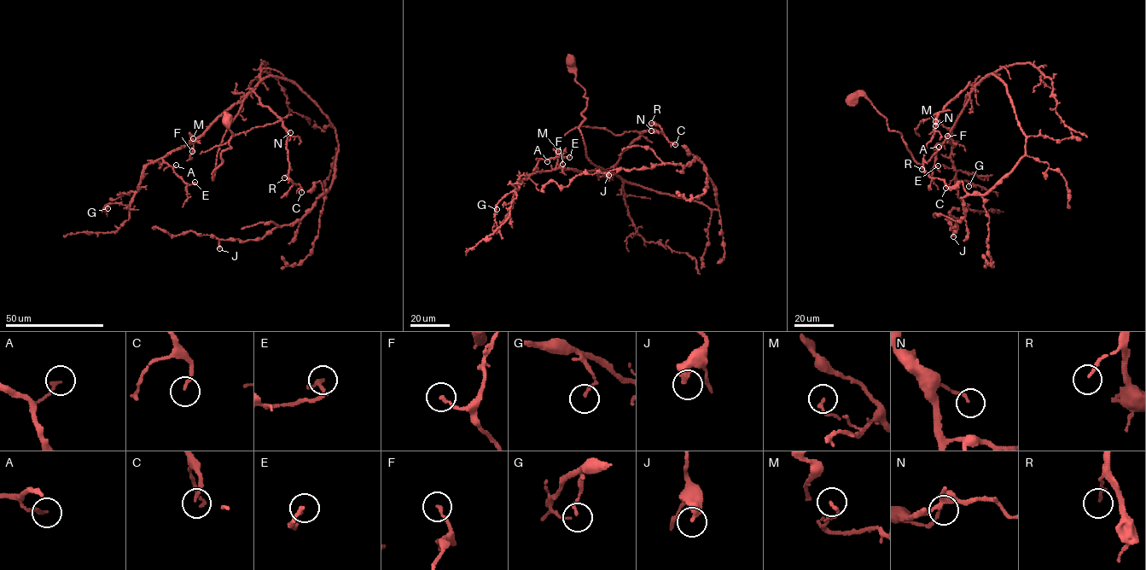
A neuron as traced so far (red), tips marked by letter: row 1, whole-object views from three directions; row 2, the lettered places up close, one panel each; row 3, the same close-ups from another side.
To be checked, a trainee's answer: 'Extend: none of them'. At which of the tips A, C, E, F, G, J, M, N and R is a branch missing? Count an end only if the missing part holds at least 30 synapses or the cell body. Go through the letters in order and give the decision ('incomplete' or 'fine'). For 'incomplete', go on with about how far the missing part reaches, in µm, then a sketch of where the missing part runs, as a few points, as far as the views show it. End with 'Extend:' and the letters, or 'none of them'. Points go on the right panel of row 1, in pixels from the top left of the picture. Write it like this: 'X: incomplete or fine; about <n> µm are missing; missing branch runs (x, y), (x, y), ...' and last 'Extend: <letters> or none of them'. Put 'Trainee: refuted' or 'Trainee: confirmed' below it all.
A: fine
C: fine
E: fine
F: fine
G: fine
J: fine
M: fine
N: fine
R: fine
Extend: none of them
Trainee: confirmed

